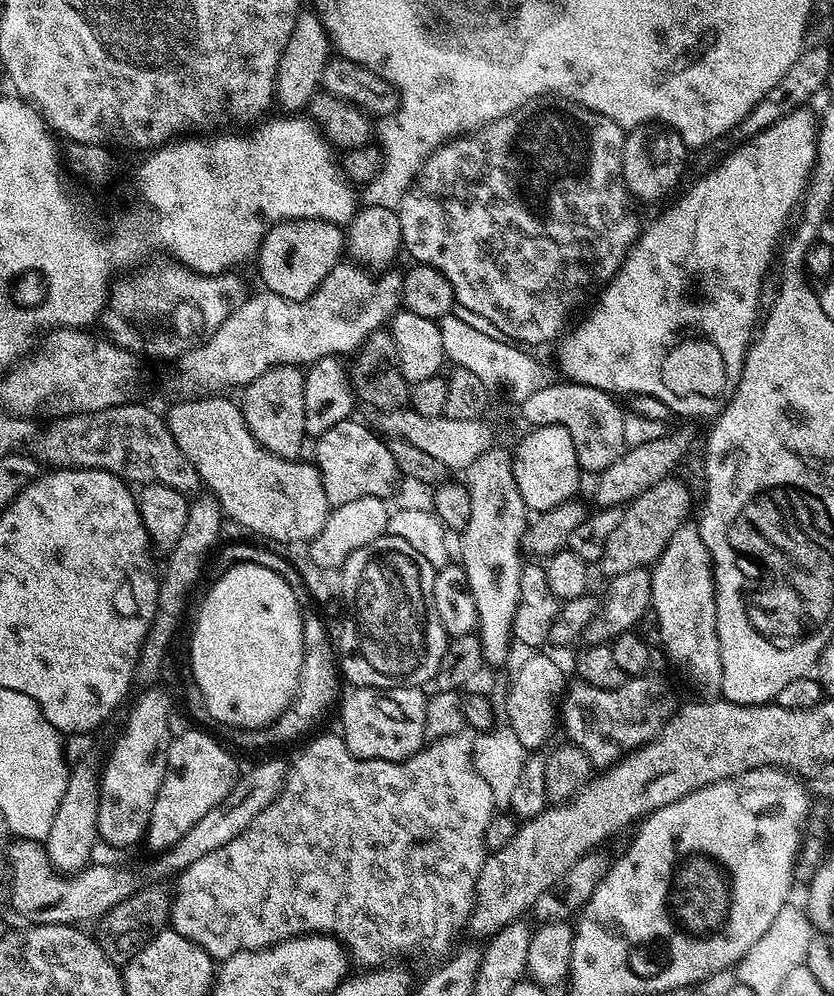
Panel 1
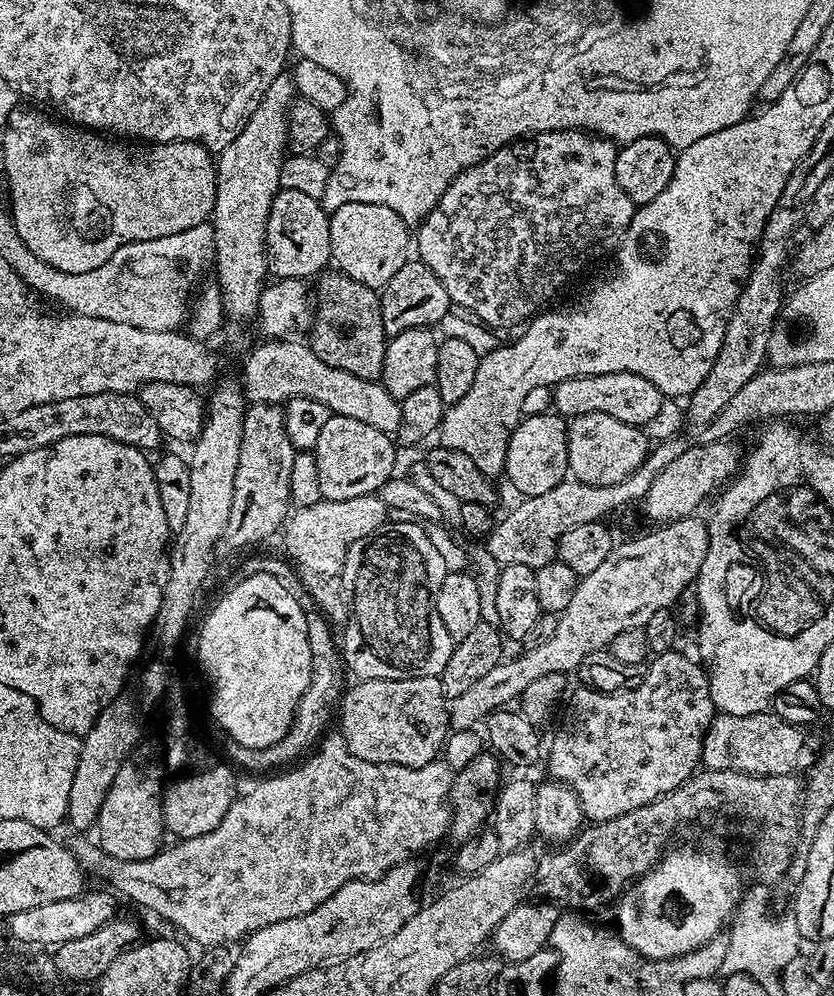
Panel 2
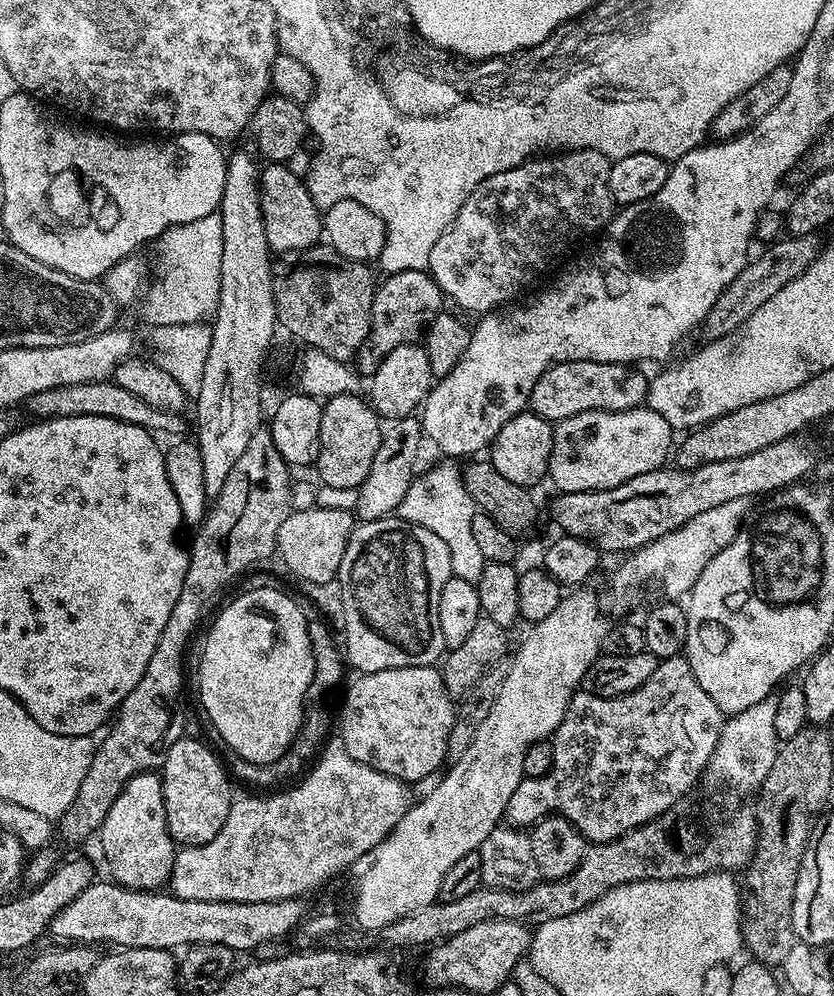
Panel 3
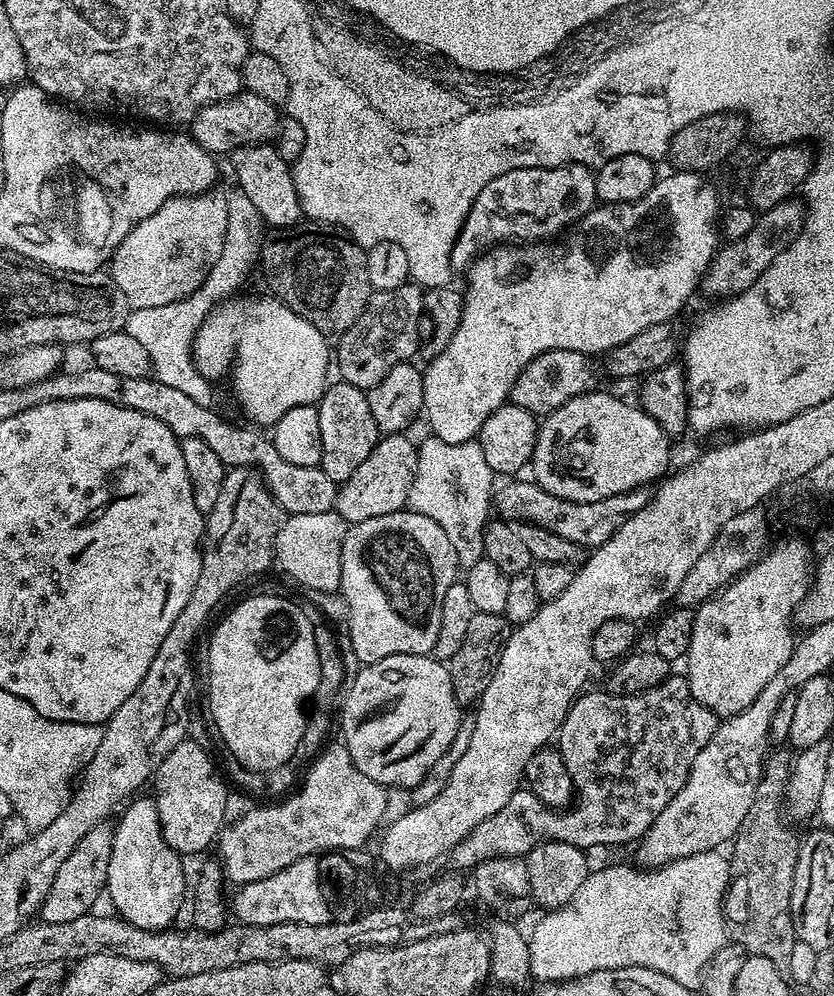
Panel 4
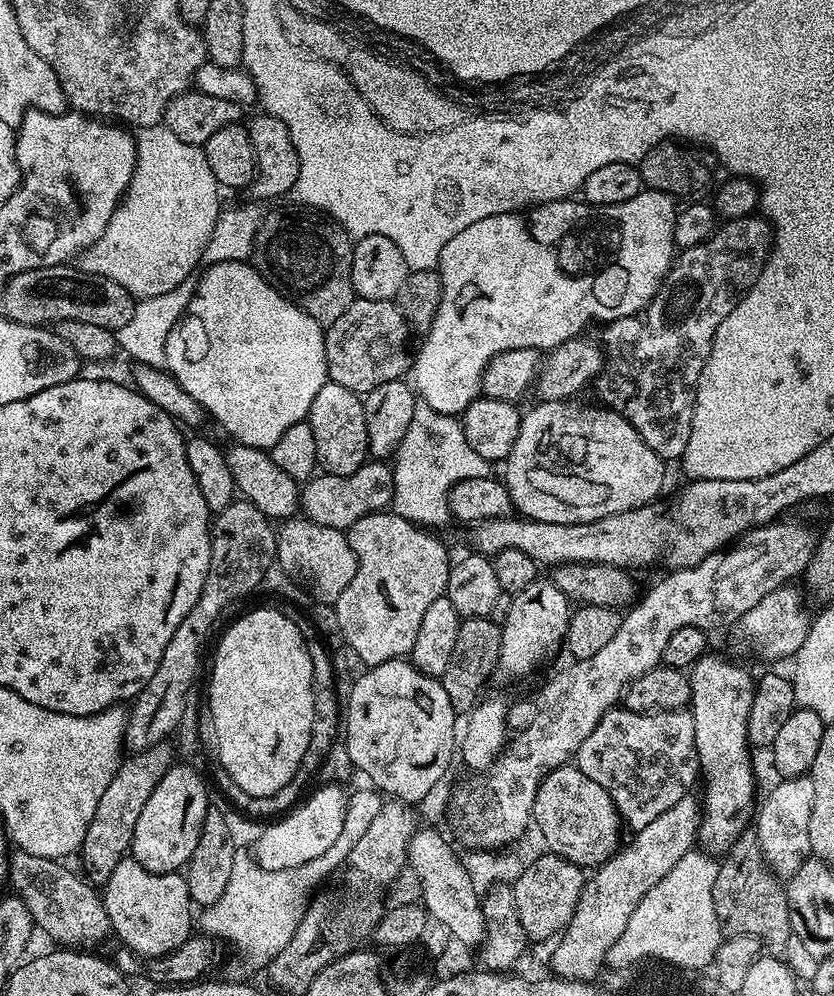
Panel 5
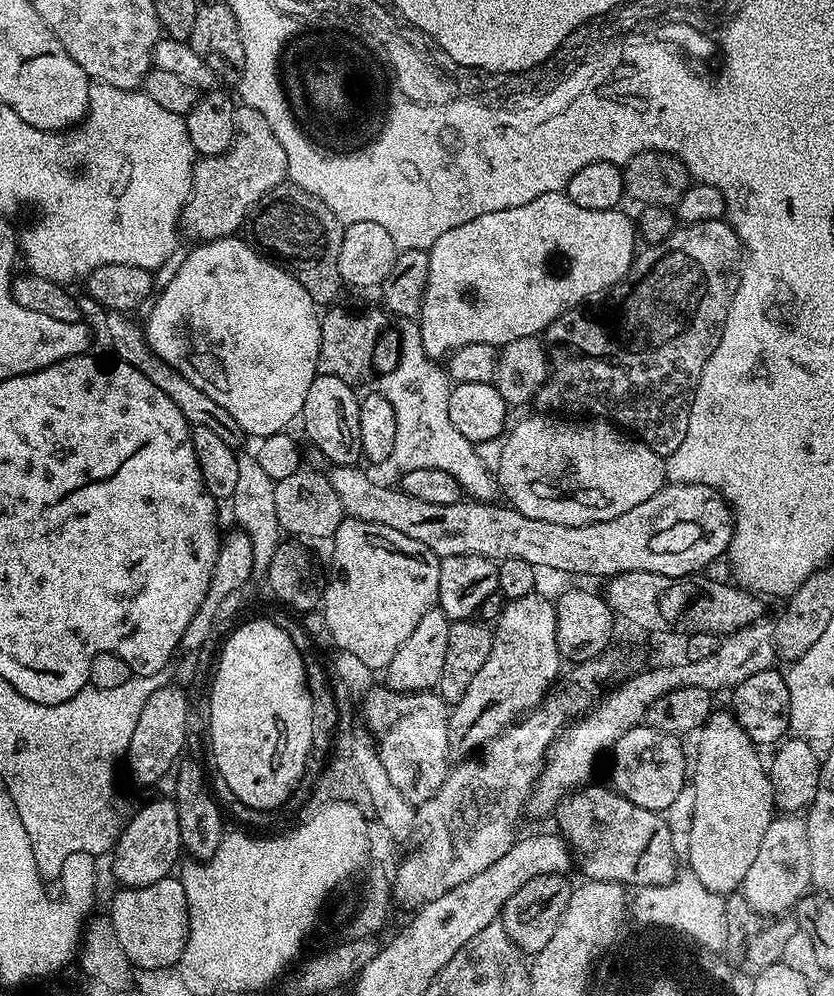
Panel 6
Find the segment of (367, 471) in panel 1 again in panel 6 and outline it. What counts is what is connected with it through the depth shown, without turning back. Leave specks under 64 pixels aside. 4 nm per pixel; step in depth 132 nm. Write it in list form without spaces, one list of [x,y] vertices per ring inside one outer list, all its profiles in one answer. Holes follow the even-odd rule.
[[[319,374],[314,378],[314,382],[310,382],[310,390],[306,390],[302,413],[304,432],[312,439],[313,446],[329,460],[329,465],[355,465],[361,459],[362,438],[358,430],[360,396],[356,391],[353,385],[342,382],[342,378]]]

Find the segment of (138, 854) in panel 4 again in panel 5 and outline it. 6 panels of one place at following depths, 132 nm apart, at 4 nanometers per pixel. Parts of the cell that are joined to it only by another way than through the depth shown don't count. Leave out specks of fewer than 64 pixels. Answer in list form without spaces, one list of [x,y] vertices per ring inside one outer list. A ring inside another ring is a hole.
[[[122,859],[118,862],[118,866],[114,866],[114,874],[110,874],[110,878],[102,885],[102,899],[114,936],[121,940],[119,943],[123,947],[129,948],[141,958],[164,956],[165,953],[174,950],[193,935],[194,903],[183,875],[179,871],[151,872],[142,867],[137,860]]]

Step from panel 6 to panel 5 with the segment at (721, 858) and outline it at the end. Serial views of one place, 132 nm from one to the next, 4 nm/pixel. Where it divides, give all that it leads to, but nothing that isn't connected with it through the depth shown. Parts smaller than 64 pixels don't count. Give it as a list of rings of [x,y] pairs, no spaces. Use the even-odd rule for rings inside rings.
[[[706,654],[690,669],[692,682],[692,702],[690,711],[694,718],[694,742],[700,759],[700,772],[708,779],[708,789],[702,797],[702,815],[700,817],[699,843],[709,853],[727,853],[744,832],[749,831],[758,808],[756,796],[756,776],[752,773],[752,756],[748,742],[748,719],[750,702],[754,702],[756,680],[740,664],[732,660],[723,660],[720,656]]]

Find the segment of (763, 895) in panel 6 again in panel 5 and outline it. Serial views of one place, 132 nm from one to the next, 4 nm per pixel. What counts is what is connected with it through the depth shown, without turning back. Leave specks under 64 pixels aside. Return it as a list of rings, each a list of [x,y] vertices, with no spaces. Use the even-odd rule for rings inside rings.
[[[811,775],[789,776],[779,781],[768,792],[768,797],[761,799],[758,811],[754,816],[754,831],[760,840],[764,860],[768,867],[781,878],[791,878],[807,860],[810,859],[812,847],[810,846],[810,814],[814,806],[814,782]]]

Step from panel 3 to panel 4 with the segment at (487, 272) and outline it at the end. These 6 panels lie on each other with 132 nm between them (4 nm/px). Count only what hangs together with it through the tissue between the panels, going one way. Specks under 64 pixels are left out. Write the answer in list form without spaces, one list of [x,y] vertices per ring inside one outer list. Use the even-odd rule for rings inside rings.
[[[565,164],[563,168],[519,168],[498,174],[474,198],[470,214],[452,247],[452,267],[466,270],[476,257],[497,244],[523,246],[548,242],[551,236],[571,229],[577,220],[597,207],[596,173],[584,164]]]

